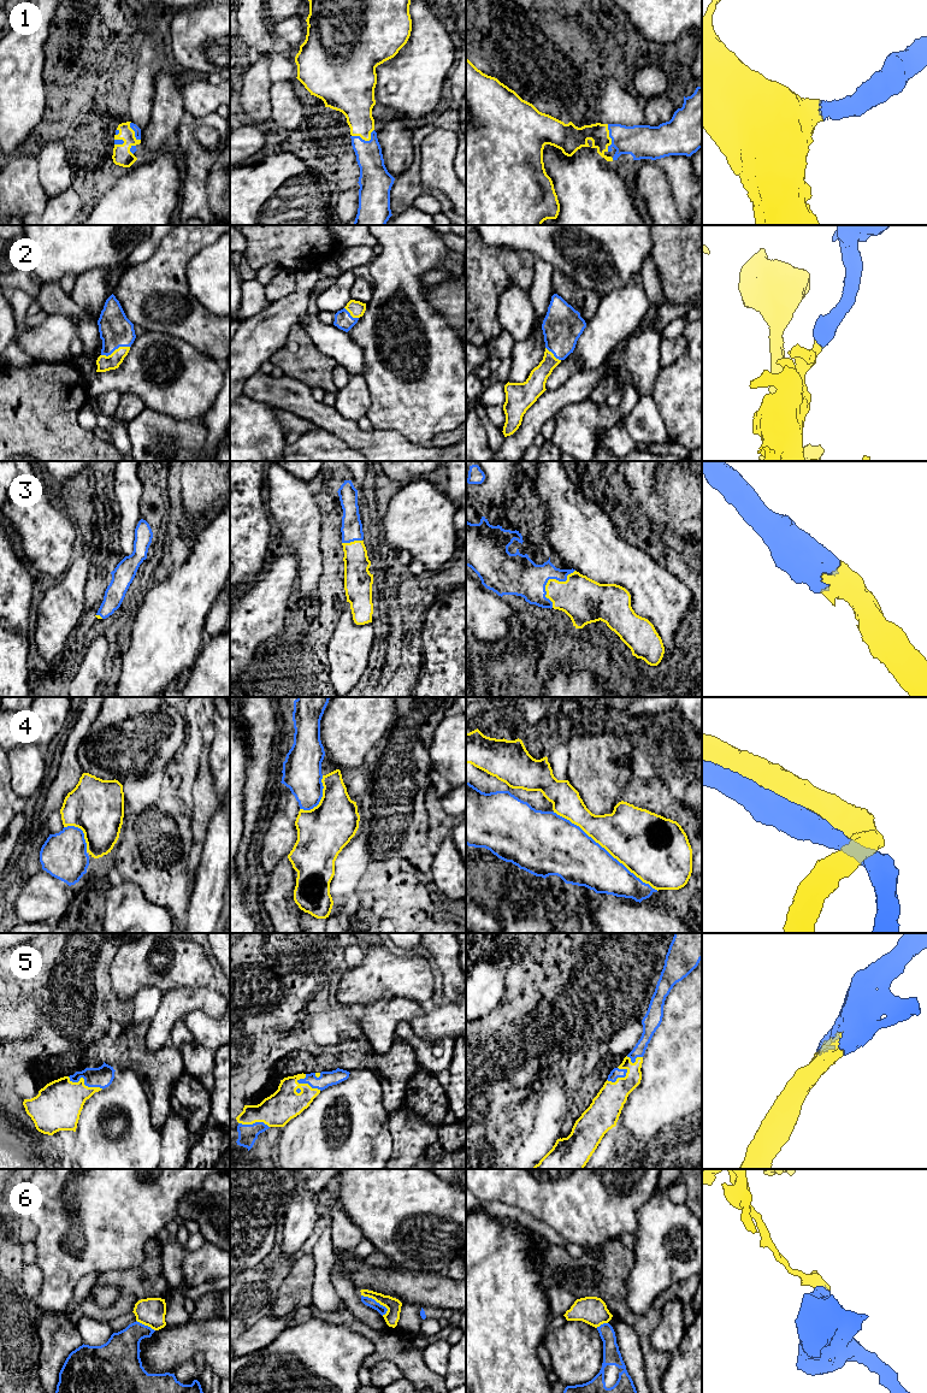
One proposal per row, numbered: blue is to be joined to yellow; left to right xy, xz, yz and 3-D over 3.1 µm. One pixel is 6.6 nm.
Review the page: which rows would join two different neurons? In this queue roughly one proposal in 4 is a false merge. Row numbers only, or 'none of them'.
6

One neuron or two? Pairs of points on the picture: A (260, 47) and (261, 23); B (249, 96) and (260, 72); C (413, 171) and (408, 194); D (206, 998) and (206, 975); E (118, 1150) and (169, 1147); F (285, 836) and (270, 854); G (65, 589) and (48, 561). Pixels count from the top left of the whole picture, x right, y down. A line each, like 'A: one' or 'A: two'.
A: one
B: one
C: one
D: two
E: two
F: one
G: two

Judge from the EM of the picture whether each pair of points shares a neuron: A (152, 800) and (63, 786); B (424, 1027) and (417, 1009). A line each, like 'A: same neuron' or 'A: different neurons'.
A: different neurons
B: different neurons

